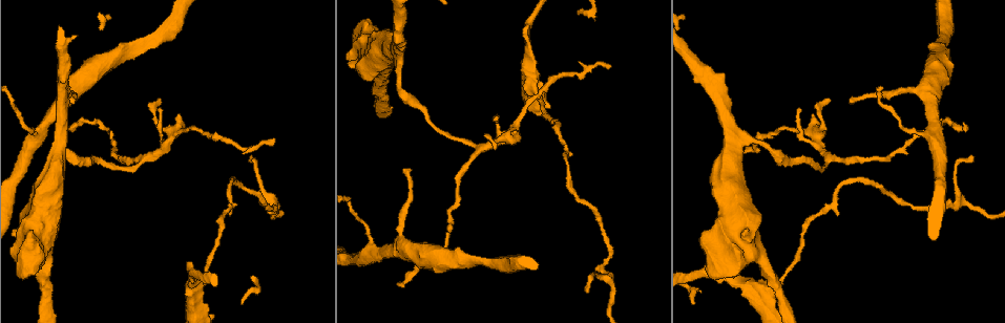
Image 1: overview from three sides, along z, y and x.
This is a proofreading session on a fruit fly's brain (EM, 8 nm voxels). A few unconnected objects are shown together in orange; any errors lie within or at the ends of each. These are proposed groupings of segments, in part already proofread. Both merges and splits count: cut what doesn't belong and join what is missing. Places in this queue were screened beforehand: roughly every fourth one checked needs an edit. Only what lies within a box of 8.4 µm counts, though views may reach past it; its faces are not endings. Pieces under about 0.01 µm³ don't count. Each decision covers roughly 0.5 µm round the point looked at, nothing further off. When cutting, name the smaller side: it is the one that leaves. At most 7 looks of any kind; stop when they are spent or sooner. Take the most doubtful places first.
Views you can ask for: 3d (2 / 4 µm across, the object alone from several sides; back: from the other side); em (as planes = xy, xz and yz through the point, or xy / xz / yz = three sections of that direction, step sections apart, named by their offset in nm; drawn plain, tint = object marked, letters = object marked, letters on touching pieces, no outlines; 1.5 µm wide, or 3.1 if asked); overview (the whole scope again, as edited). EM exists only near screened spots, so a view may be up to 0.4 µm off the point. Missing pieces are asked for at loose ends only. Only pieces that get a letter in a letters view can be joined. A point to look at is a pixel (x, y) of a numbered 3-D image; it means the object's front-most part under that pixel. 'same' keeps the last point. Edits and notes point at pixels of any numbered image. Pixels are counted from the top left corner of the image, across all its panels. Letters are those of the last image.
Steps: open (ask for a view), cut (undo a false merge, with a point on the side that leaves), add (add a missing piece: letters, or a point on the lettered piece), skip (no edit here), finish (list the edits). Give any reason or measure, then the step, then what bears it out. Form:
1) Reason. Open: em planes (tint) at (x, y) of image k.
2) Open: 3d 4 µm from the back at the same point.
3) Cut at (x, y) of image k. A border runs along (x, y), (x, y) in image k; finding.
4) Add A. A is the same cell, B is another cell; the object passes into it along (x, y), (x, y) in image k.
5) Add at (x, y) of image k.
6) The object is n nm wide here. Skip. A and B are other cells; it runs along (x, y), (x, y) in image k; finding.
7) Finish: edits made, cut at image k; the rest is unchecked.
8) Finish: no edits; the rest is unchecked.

Thin end. Open: em planes (tint) at (852, 103) of image 1.

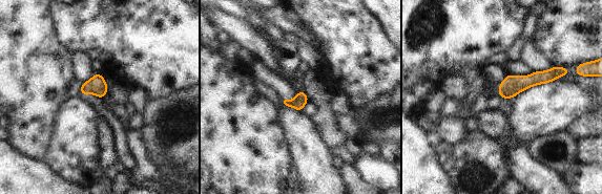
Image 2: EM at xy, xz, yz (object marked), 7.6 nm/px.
See the neighbours. Open: em planes (letters) at the same point.

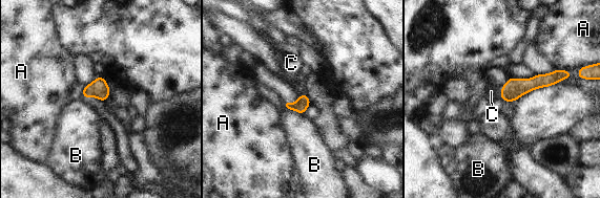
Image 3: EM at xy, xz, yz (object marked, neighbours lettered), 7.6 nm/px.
The object is 110 nm wide here. Add C. C is the same cell, A and B are other cells; the object passes into it along (514, 88), (500, 92), (491, 91) in image 3; the neuron continues.

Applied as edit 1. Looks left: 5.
Redraw. Open: overview.

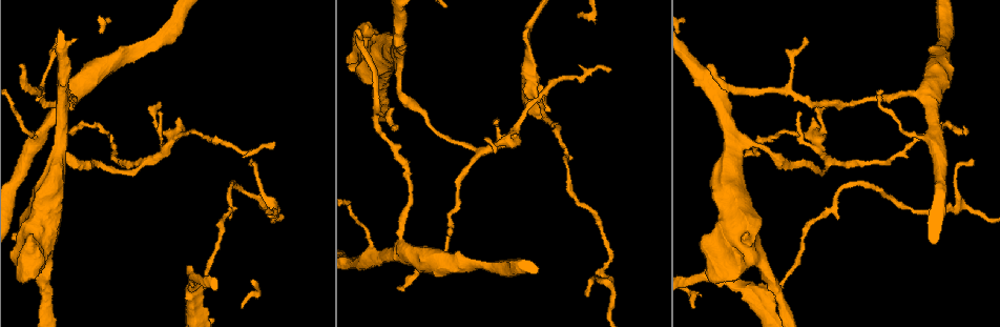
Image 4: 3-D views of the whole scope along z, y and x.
Branch stops here. Open: em planes (tint) at (964, 134) of image 4.

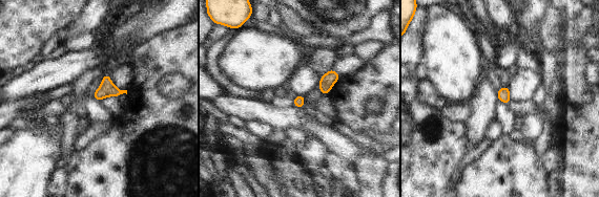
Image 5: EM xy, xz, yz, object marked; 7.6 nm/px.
What lies round it. Open: em planes (letters) at the same point.

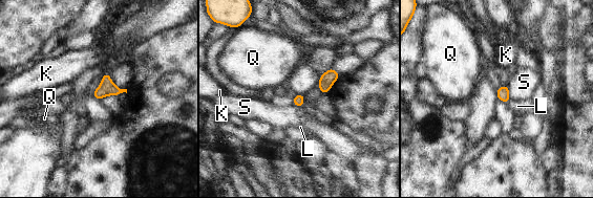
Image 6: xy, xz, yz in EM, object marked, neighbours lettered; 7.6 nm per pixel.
Add L. L is the same cell, K, Q and S are other cells; the object passes into it along (503, 92), (509, 100), (517, 106) in image 6; it goes on there.

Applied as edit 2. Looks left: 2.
Redraw. Open: overview.

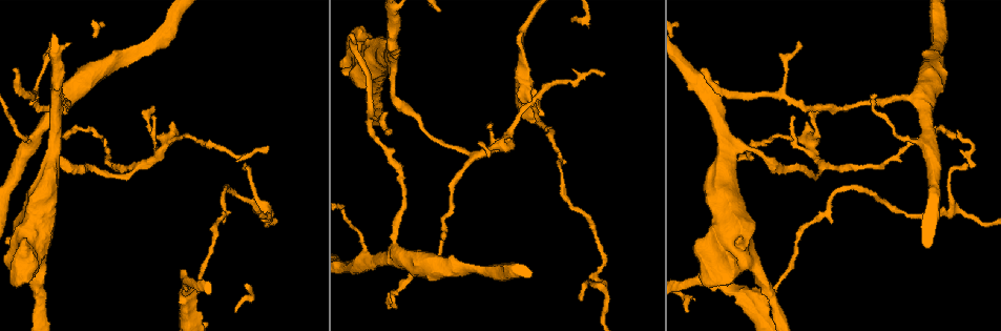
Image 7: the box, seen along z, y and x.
Open: em planes (letters) at (369, 113) of image 7.

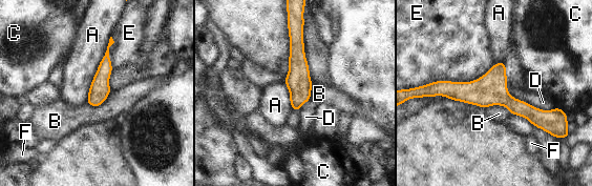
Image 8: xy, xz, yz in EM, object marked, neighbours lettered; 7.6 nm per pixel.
Skip. A, B, C, D, E and F are other cells; it runs along (428, 90), (493, 91), (550, 114) in image 8; continuous, no second neuron.

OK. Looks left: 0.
Finish: edits made, add at image 3, add at image 6; the rest is unchecked.

